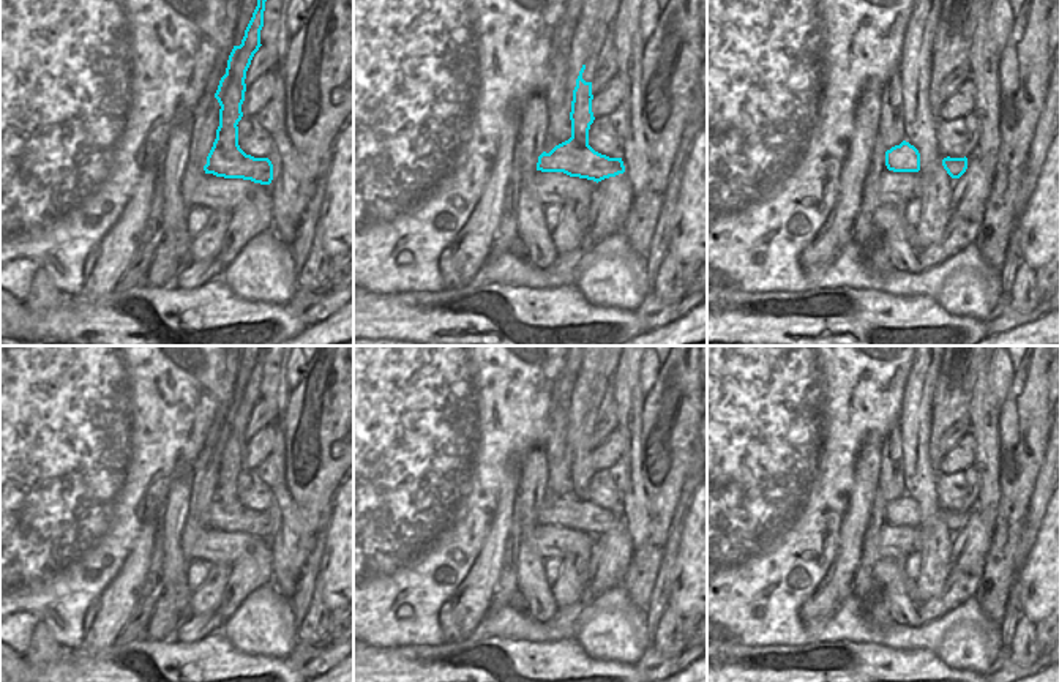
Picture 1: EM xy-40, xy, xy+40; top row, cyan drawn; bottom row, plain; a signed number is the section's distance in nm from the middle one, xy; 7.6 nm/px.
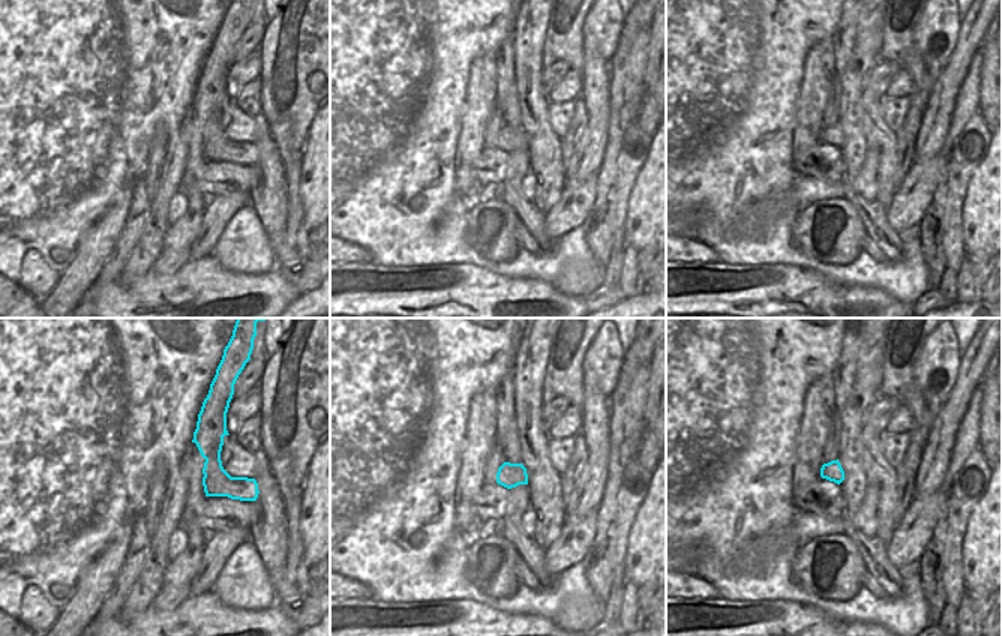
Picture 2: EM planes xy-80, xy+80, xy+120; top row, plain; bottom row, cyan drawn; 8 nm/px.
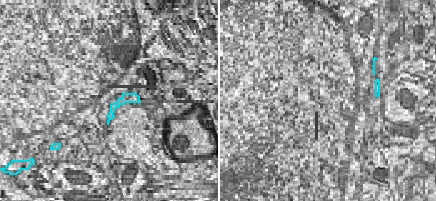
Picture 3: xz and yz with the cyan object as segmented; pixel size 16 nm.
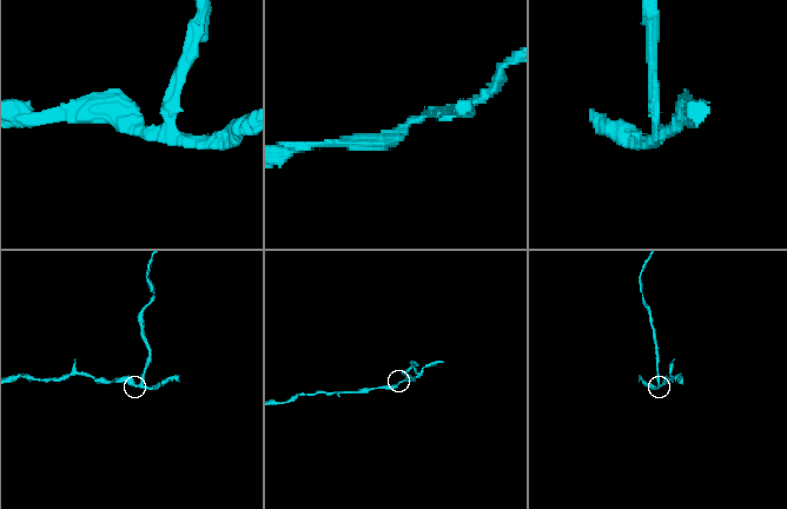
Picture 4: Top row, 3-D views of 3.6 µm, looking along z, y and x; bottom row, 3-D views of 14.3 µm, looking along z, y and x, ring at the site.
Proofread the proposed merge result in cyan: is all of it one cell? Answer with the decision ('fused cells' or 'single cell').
fused cells

